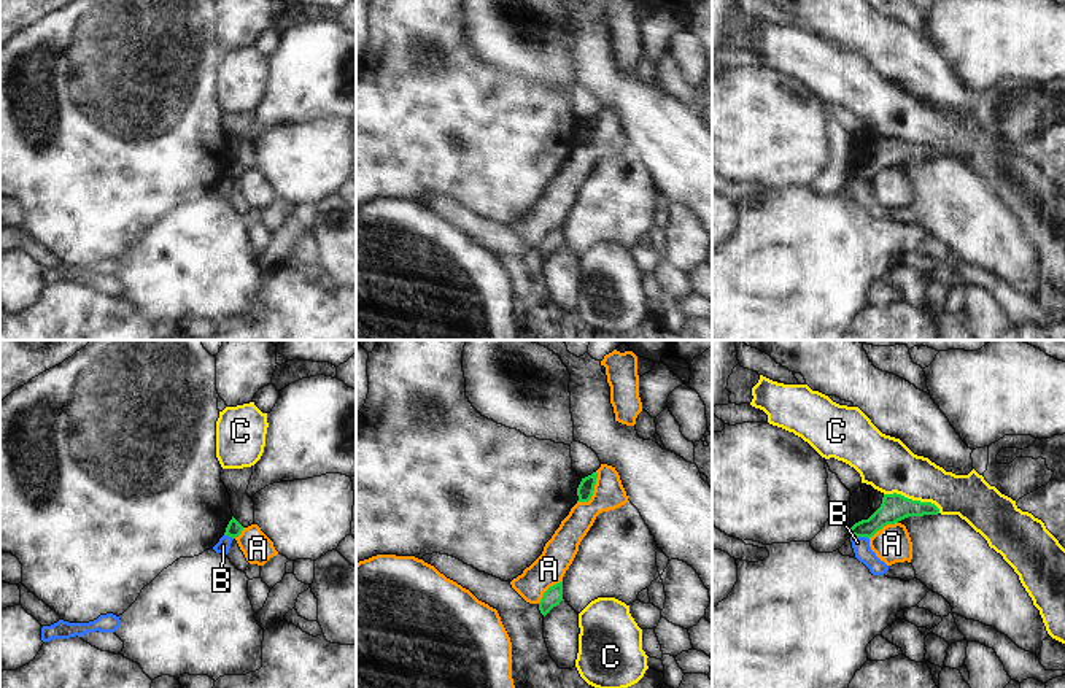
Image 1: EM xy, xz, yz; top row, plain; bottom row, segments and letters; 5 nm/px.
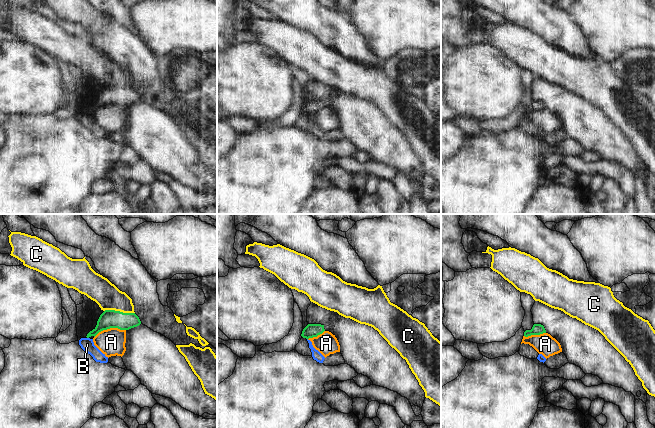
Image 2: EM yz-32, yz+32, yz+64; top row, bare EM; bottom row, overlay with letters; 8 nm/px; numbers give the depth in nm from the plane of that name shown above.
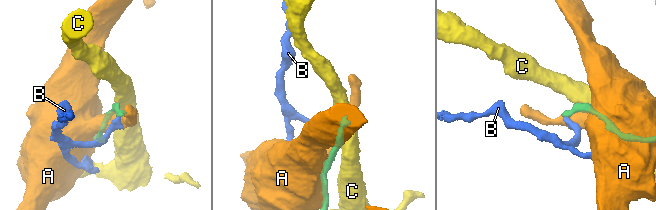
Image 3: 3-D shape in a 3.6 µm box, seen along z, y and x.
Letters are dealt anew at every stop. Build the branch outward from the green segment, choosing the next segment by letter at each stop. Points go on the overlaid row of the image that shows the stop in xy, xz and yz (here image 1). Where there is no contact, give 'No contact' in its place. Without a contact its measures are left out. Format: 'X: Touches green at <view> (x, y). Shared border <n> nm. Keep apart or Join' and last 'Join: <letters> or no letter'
A: Touches green at xz (593, 490). Shared border 190 nm. Keep apart
B: Touches green at yz (860, 536). Shared border 100 nm. Keep apart
C: Touches green at yz (911, 499). Shared border 300 nm. Keep apart
Join: no letter.

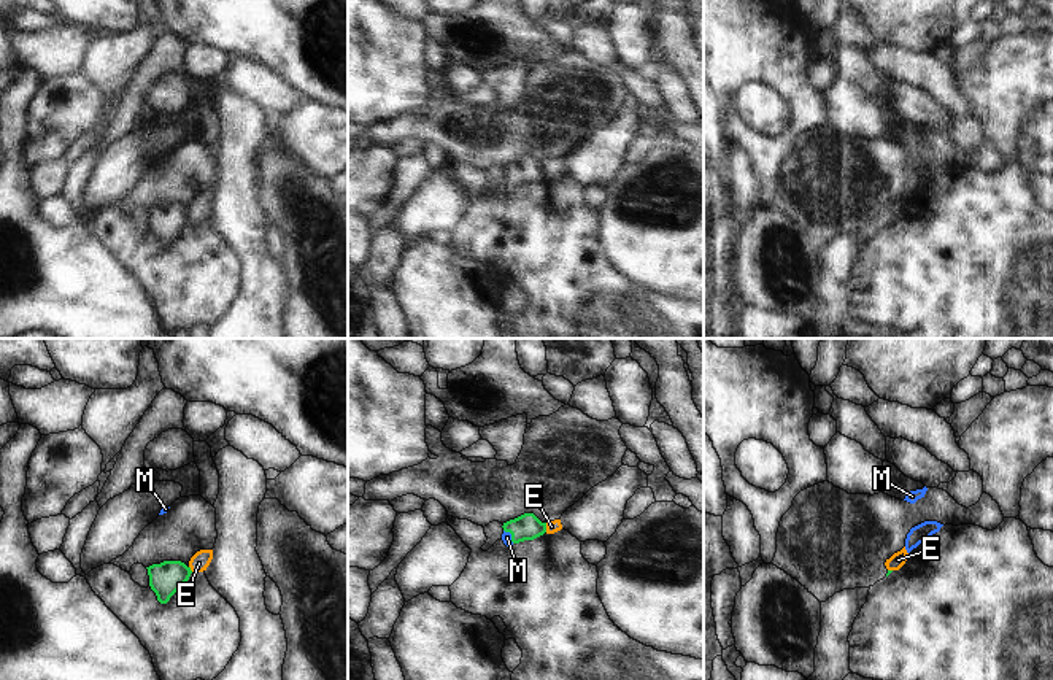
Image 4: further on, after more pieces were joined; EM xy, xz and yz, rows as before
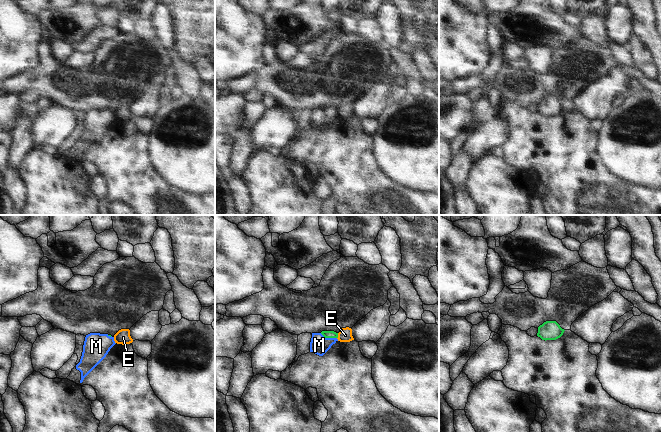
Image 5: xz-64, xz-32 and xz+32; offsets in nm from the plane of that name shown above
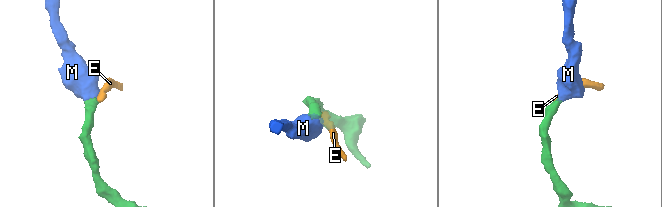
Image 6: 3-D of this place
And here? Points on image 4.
E: Touches green at xz (545, 528). Shared border 50 nm. Keep apart
M: Touches green at xz (512, 536). Shared border 90 nm. Join
Join: M.

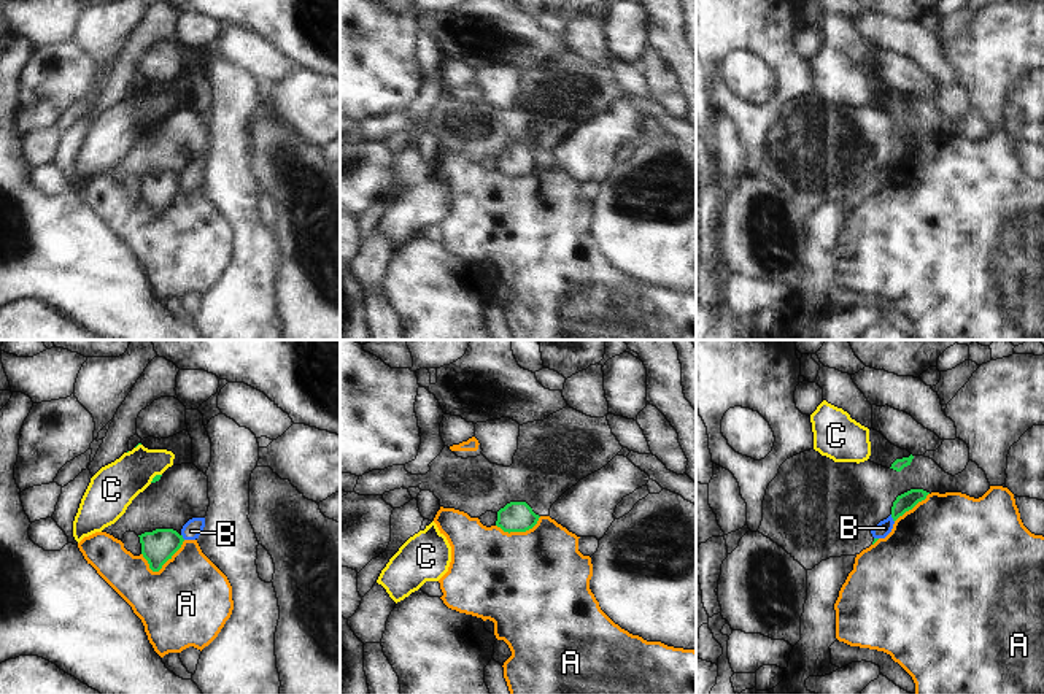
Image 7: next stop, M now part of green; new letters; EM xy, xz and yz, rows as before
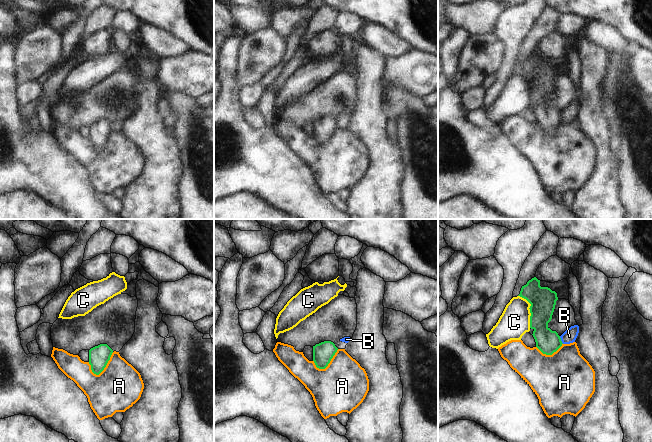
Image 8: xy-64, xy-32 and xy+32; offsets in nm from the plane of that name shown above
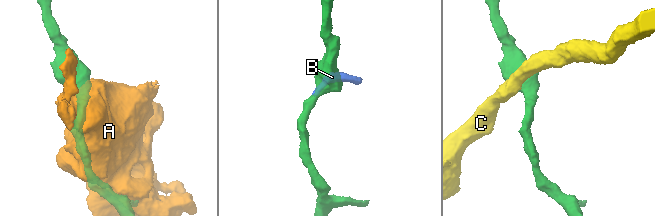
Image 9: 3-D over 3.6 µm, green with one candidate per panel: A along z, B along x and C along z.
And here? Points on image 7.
A: Touches green at xy (162, 564). Shared border 240 nm. Keep apart
B: Touches green at yz (892, 516). Shared border 40 nm. Keep apart
C: Touches green at xy (154, 477). Shared border 80 nm. Keep apart
Join: no letter.

